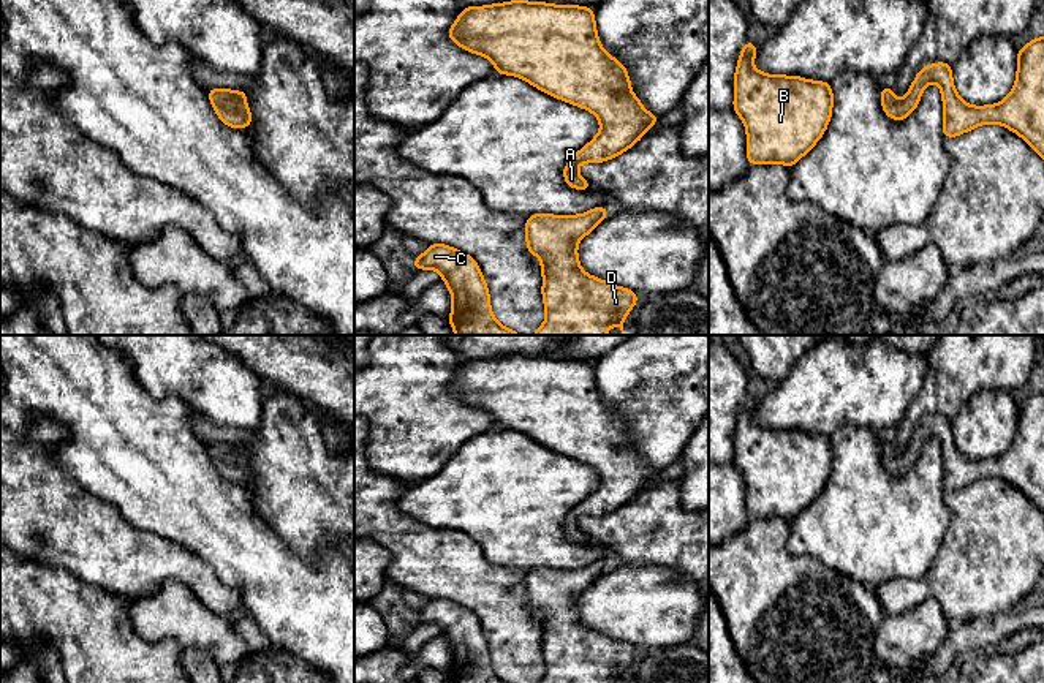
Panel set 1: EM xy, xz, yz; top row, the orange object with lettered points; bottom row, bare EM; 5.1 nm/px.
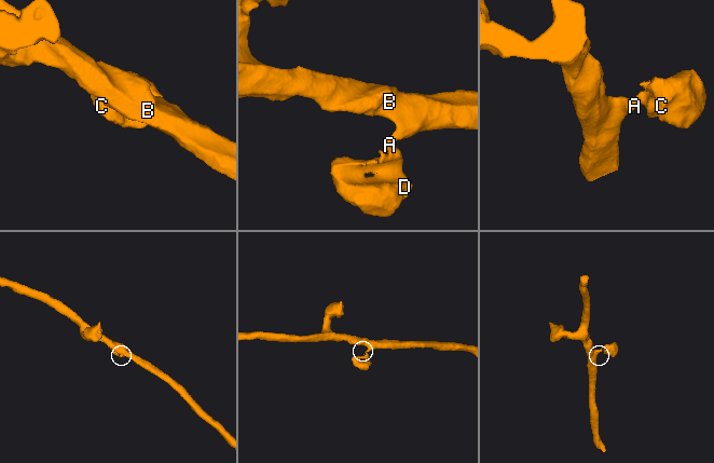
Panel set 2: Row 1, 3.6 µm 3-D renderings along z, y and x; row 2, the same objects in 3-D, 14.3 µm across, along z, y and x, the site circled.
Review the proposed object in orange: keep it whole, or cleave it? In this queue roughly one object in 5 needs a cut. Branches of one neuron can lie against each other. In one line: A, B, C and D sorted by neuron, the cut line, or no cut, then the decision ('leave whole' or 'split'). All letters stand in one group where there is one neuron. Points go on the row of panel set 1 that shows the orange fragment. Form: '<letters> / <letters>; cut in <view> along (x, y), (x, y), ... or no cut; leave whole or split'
A B C D; no cut; leave whole

